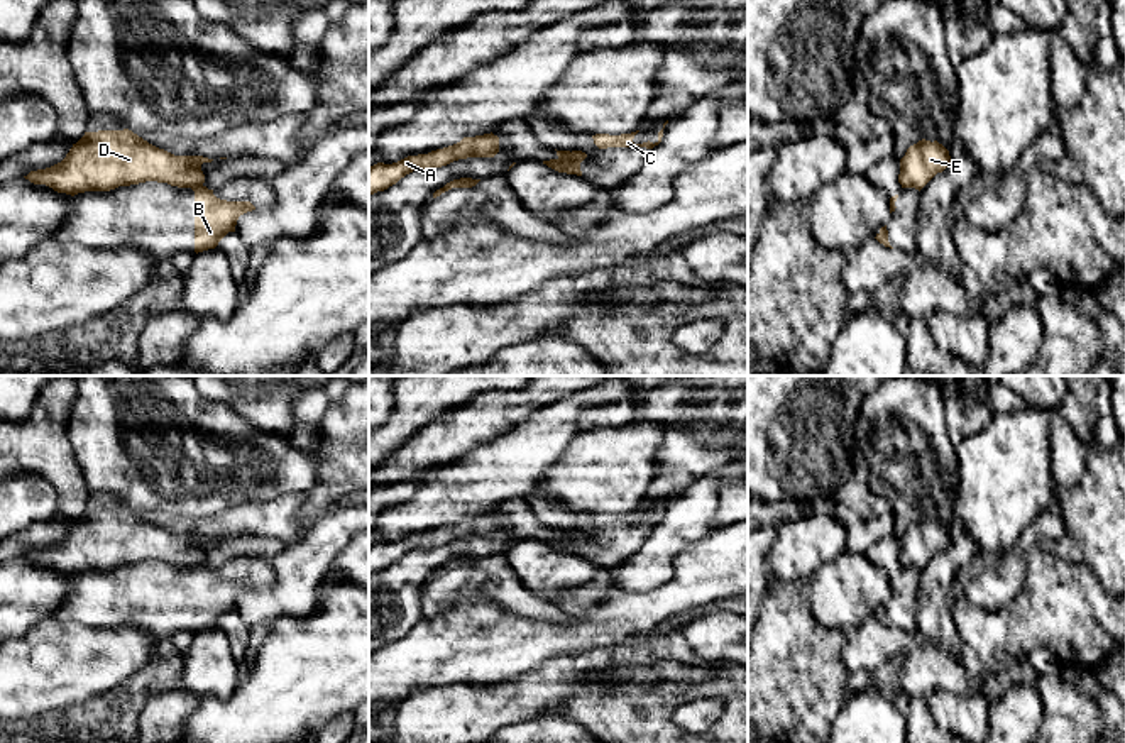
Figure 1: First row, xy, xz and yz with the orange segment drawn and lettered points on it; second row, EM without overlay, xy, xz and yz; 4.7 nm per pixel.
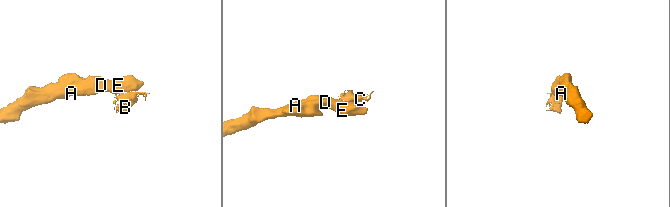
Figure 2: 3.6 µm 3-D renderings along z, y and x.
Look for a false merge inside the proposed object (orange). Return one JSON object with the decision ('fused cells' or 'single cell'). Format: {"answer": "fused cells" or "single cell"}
{"answer": "fused cells"}

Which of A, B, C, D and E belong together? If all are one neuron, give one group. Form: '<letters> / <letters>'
A D E / B C

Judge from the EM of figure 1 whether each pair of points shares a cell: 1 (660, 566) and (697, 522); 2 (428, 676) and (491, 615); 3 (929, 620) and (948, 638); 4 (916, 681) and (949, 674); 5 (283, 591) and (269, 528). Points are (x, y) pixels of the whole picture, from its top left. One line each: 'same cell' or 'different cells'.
1: same cell
2: same cell
3: same cell
4: same cell
5: different cells

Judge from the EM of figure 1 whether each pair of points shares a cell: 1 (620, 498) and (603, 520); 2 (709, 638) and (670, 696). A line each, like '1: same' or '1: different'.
1: different
2: different

